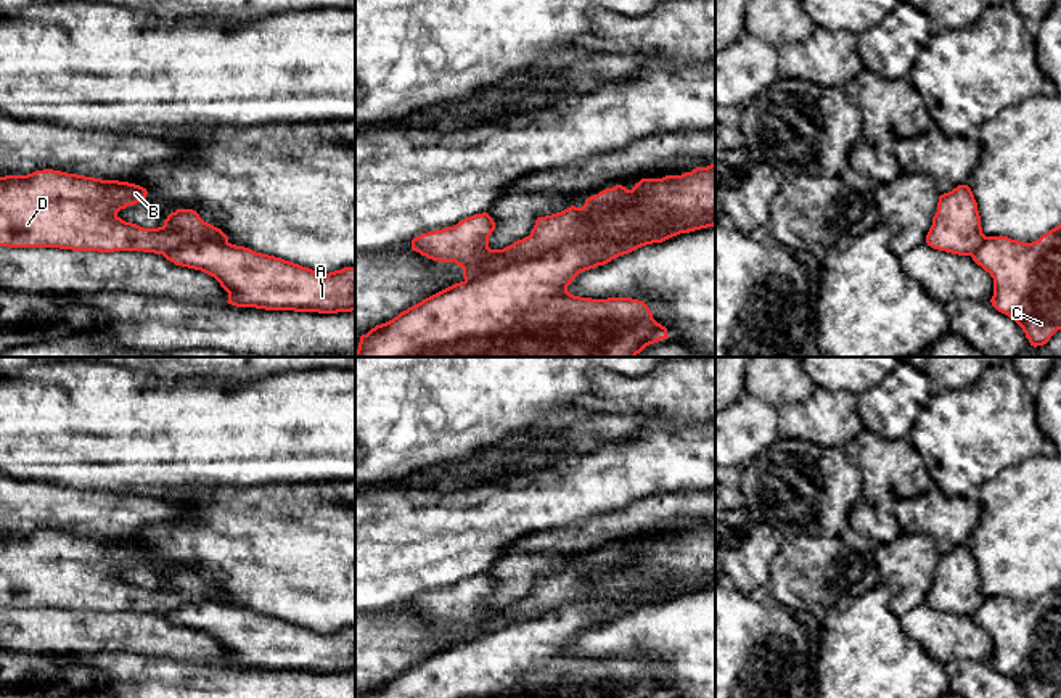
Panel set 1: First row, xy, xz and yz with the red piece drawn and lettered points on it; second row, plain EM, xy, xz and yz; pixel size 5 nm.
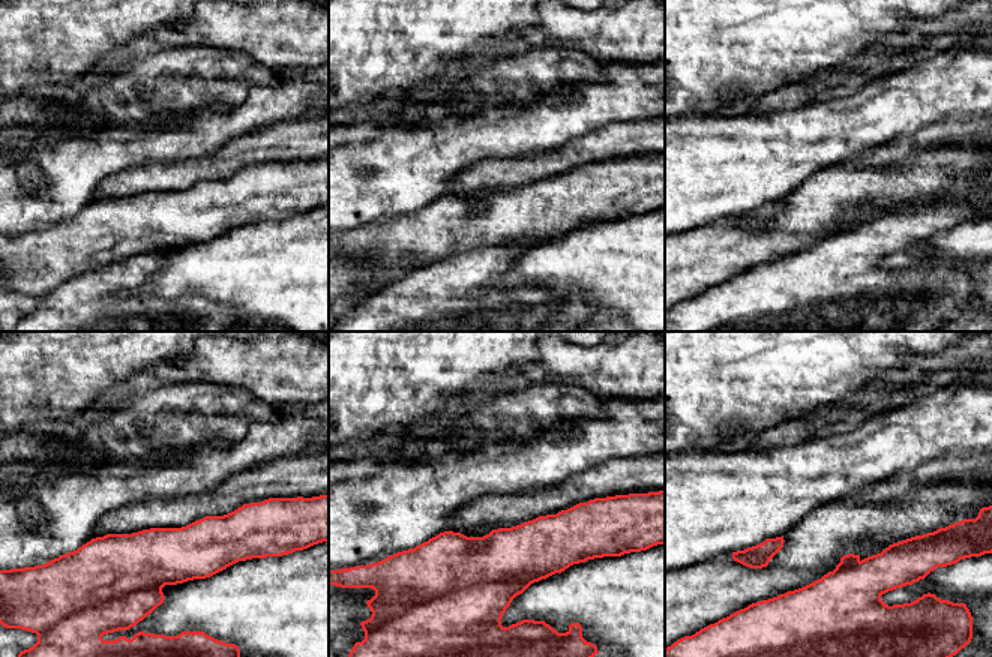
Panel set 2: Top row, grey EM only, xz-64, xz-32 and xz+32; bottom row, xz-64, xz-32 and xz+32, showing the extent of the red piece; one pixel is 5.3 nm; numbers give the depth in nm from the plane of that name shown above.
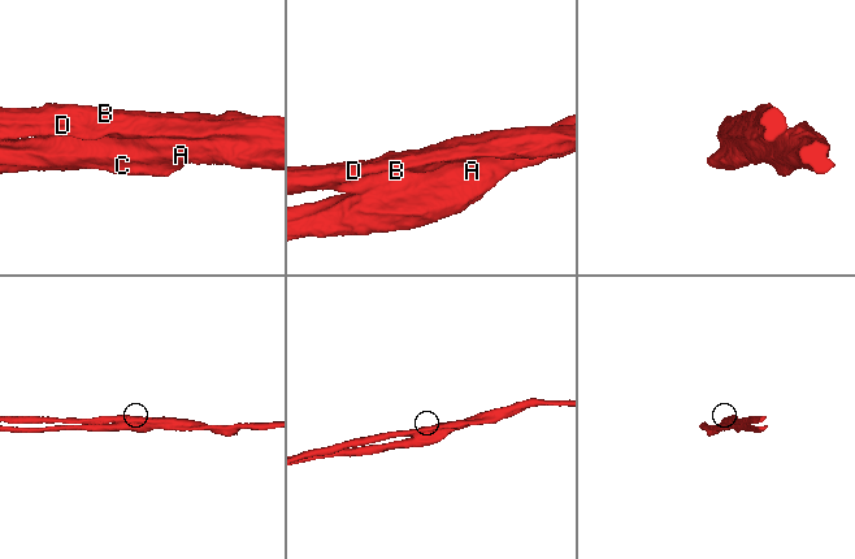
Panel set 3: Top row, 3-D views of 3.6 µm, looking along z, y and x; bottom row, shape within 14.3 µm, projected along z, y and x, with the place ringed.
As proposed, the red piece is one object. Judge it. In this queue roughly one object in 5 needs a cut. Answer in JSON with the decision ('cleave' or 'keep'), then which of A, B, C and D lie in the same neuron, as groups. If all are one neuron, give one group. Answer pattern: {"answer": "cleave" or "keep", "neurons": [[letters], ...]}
{"answer": "cleave", "neurons": [["A", "C"], ["B", "D"]]}

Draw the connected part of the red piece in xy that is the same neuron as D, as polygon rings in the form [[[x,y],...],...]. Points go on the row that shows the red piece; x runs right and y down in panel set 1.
[[[53,169],[0,177],[0,246],[164,254],[201,241],[228,243],[228,236],[220,228],[204,222],[193,209],[170,212],[164,225],[158,228],[143,228],[117,216],[121,209],[143,203],[146,195],[146,188],[135,183],[101,180]]]

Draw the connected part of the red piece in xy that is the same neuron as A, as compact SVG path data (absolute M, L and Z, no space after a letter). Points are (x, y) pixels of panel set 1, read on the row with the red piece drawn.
M219 241L185 244L162 256L175 265L201 270L214 277L228 293L227 302L236 307L318 314L355 310L355 267L320 273L281 257Z

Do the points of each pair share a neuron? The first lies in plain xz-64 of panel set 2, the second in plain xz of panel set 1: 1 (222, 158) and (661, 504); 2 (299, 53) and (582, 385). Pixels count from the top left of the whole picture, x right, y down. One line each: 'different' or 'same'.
1: same
2: different

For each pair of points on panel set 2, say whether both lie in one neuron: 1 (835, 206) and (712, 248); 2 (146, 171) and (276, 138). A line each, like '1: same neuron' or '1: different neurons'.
1: same neuron
2: same neuron

